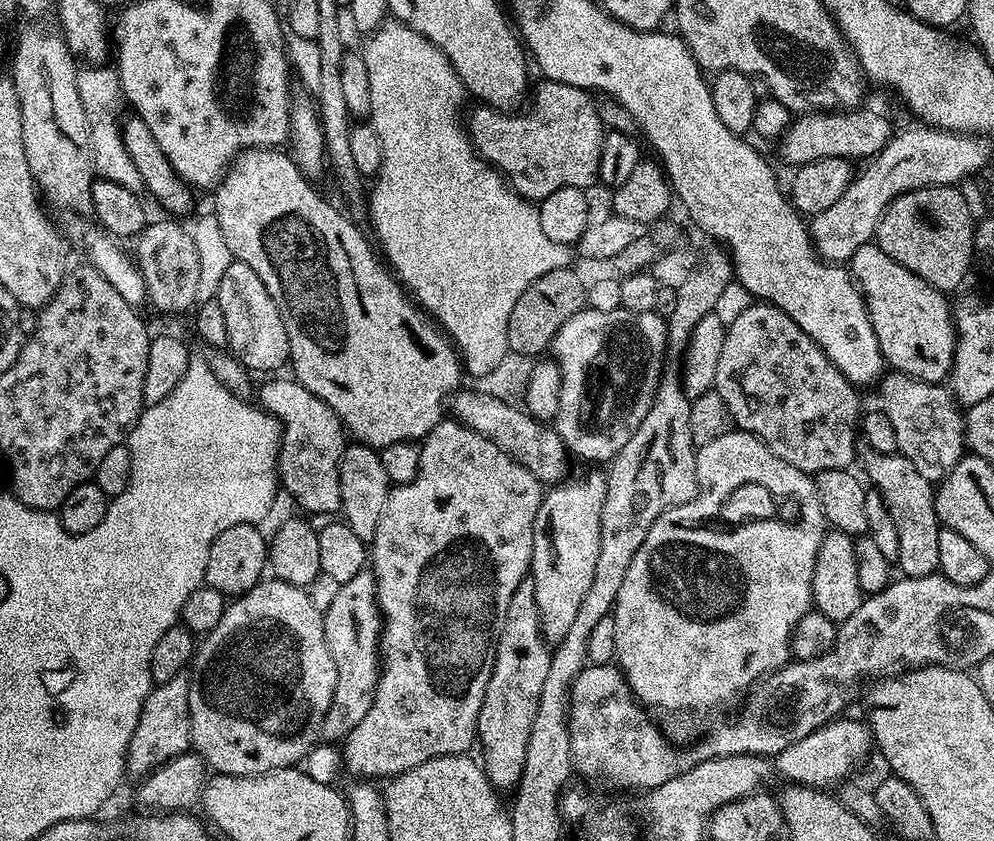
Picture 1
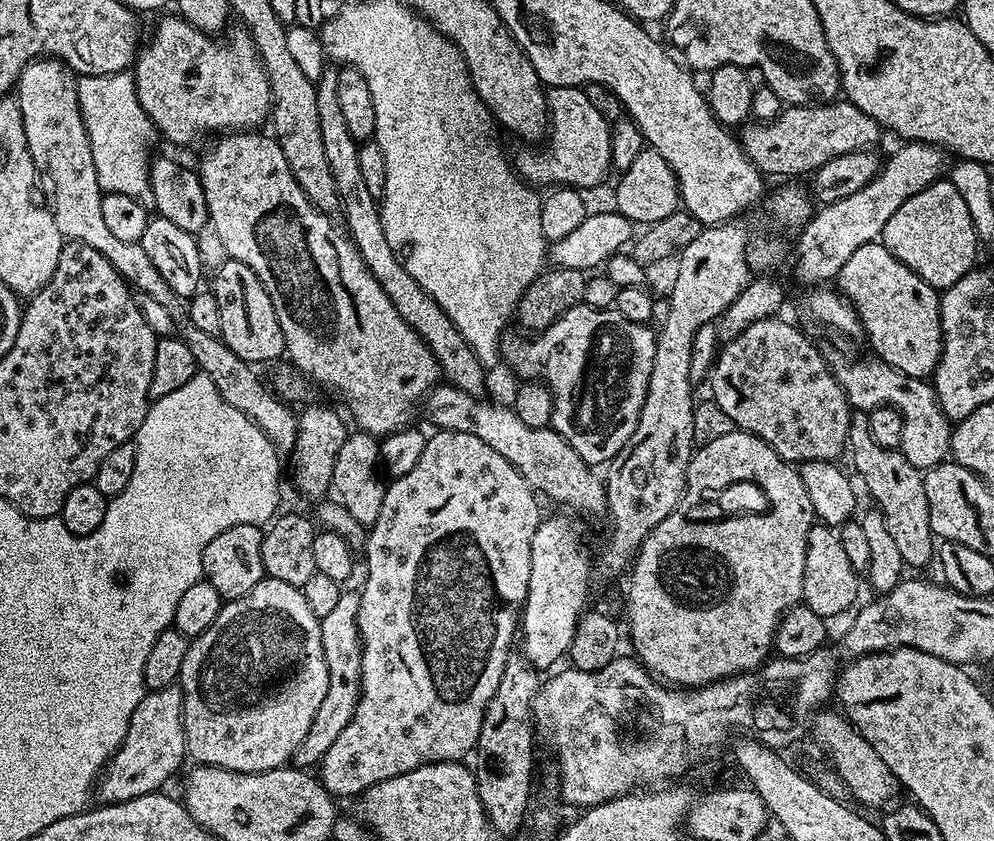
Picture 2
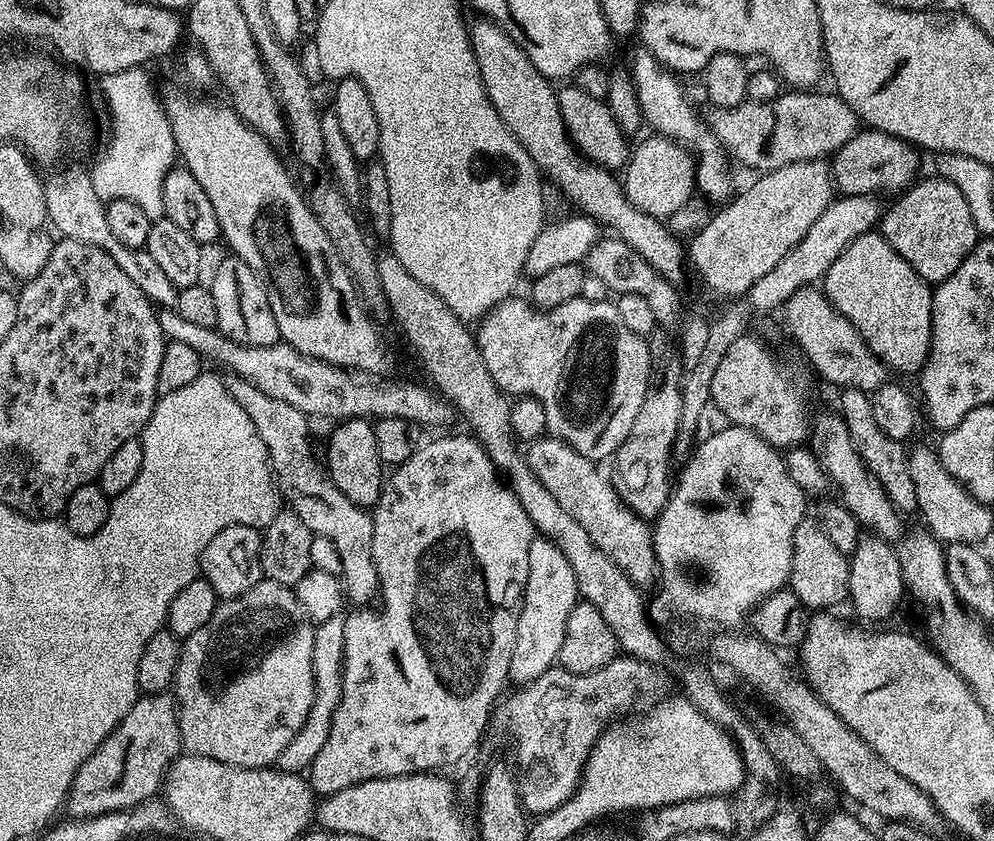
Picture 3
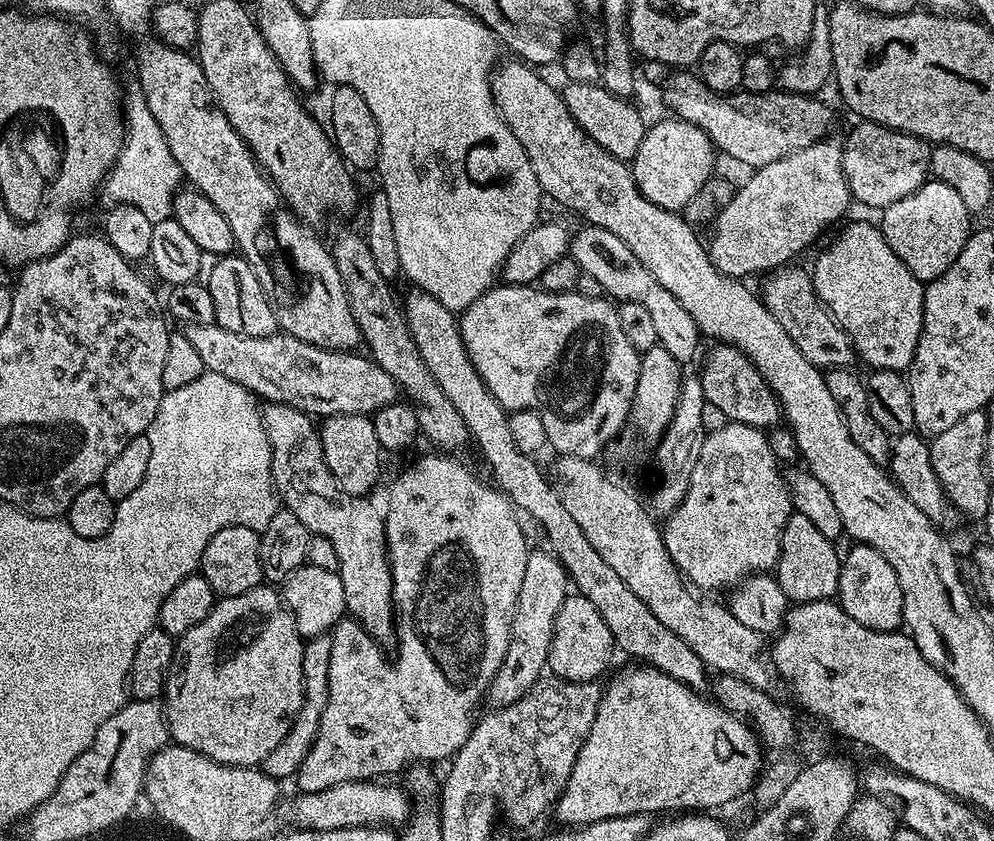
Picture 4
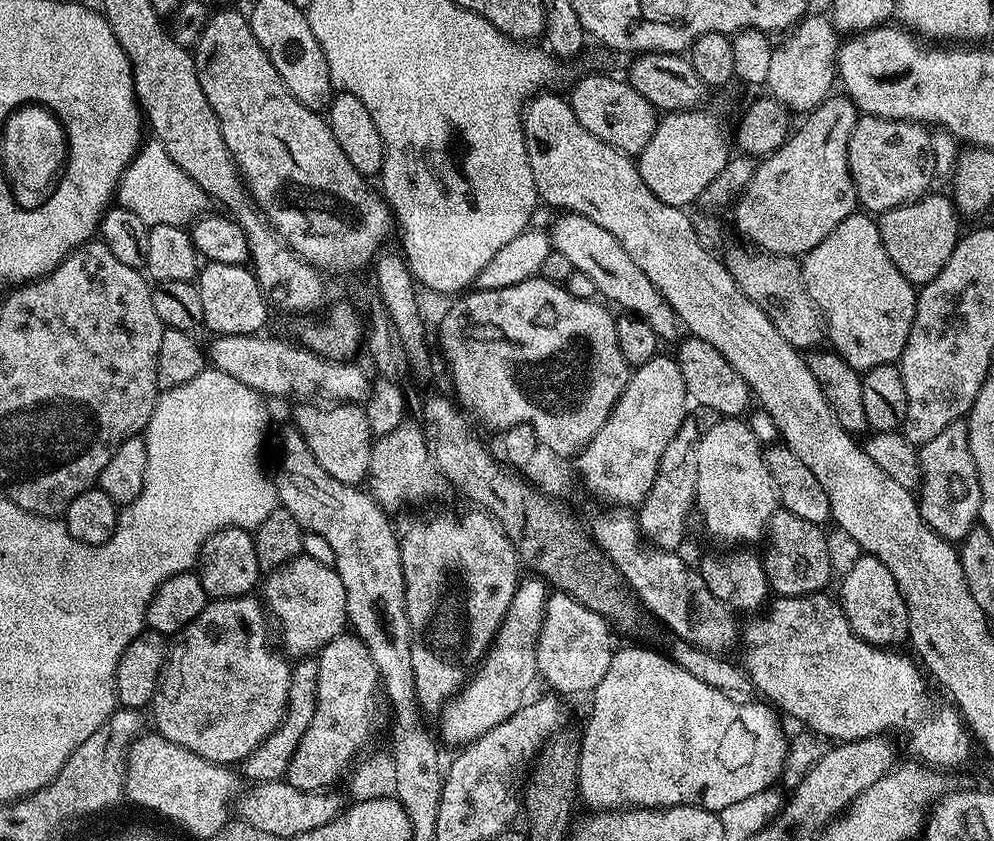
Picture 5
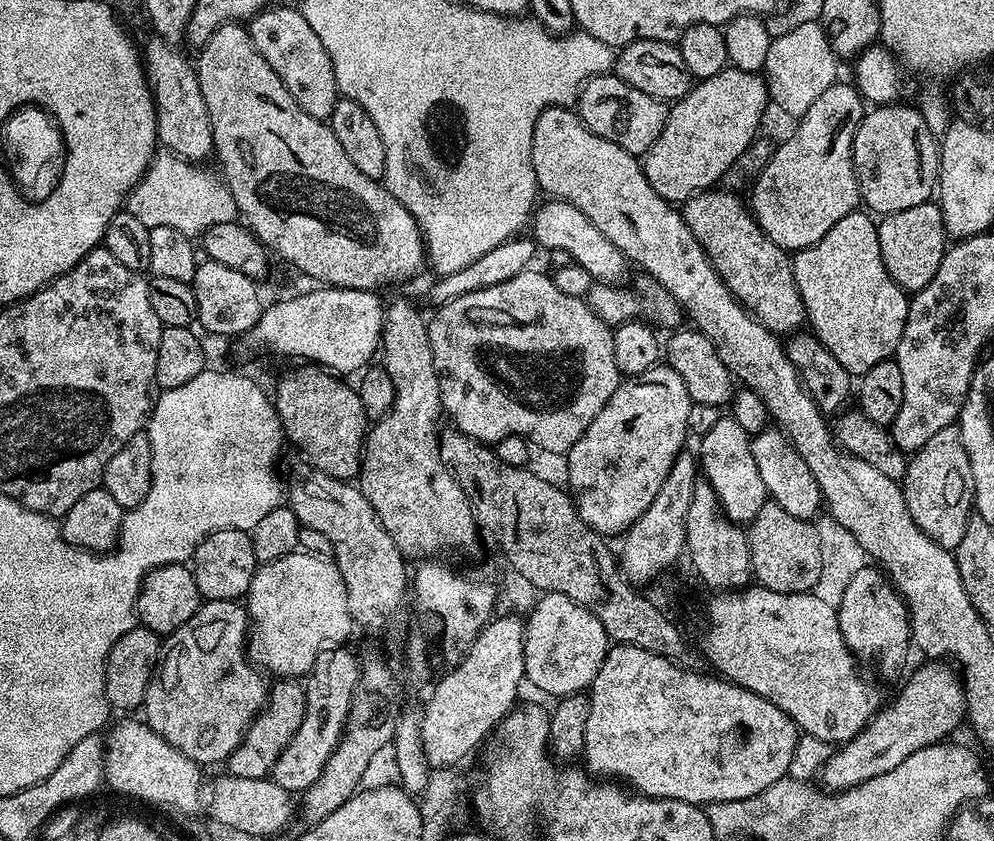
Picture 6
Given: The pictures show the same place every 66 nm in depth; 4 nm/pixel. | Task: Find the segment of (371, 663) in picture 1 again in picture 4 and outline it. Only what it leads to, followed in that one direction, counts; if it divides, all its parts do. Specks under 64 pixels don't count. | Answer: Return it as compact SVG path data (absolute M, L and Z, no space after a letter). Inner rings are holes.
M331 635L313 636L304 645L302 654L302 682L304 683L304 705L296 720L290 726L286 738L266 754L262 765L262 771L271 780L277 782L291 781L296 771L302 766L302 758L310 754L310 746L314 746L314 738L318 734L318 726L322 722L322 710L326 710L328 701L328 687L330 686L330 646L332 645Z

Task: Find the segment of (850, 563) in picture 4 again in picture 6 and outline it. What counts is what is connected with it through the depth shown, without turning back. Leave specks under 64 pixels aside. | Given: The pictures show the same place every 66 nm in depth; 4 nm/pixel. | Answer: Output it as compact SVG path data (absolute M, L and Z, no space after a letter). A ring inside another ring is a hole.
M865 566L854 574L836 609L836 617L846 646L861 665L869 664L884 676L894 675L903 666L912 638L908 605L879 567Z

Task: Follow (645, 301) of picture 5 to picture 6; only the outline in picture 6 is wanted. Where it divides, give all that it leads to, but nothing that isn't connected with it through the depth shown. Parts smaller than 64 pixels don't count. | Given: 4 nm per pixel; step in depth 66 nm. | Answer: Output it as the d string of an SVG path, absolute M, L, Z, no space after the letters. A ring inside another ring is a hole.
M555 198L543 201L533 213L530 220L531 237L542 249L552 251L562 249L570 254L573 261L582 266L595 281L603 284L618 284L626 272L628 261L617 247L598 230L586 214L577 207Z

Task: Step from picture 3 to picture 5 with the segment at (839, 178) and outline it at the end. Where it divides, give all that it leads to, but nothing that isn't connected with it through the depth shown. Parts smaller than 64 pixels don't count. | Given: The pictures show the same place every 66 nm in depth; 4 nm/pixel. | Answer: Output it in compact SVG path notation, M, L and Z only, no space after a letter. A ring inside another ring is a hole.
M861 115L856 121L848 143L848 173L856 187L856 198L861 209L872 214L889 212L903 204L920 199L934 181L929 129L914 120L891 120L881 116Z

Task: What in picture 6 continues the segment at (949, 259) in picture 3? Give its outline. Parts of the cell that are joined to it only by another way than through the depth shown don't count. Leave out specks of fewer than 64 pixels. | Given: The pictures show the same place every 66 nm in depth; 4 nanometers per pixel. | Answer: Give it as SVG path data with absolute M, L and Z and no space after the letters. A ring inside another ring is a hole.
M929 202L910 206L910 210L889 212L877 223L876 229L878 246L882 250L882 262L890 278L909 294L921 292L926 282L930 282L930 278L938 274L938 266L950 244L939 203Z

